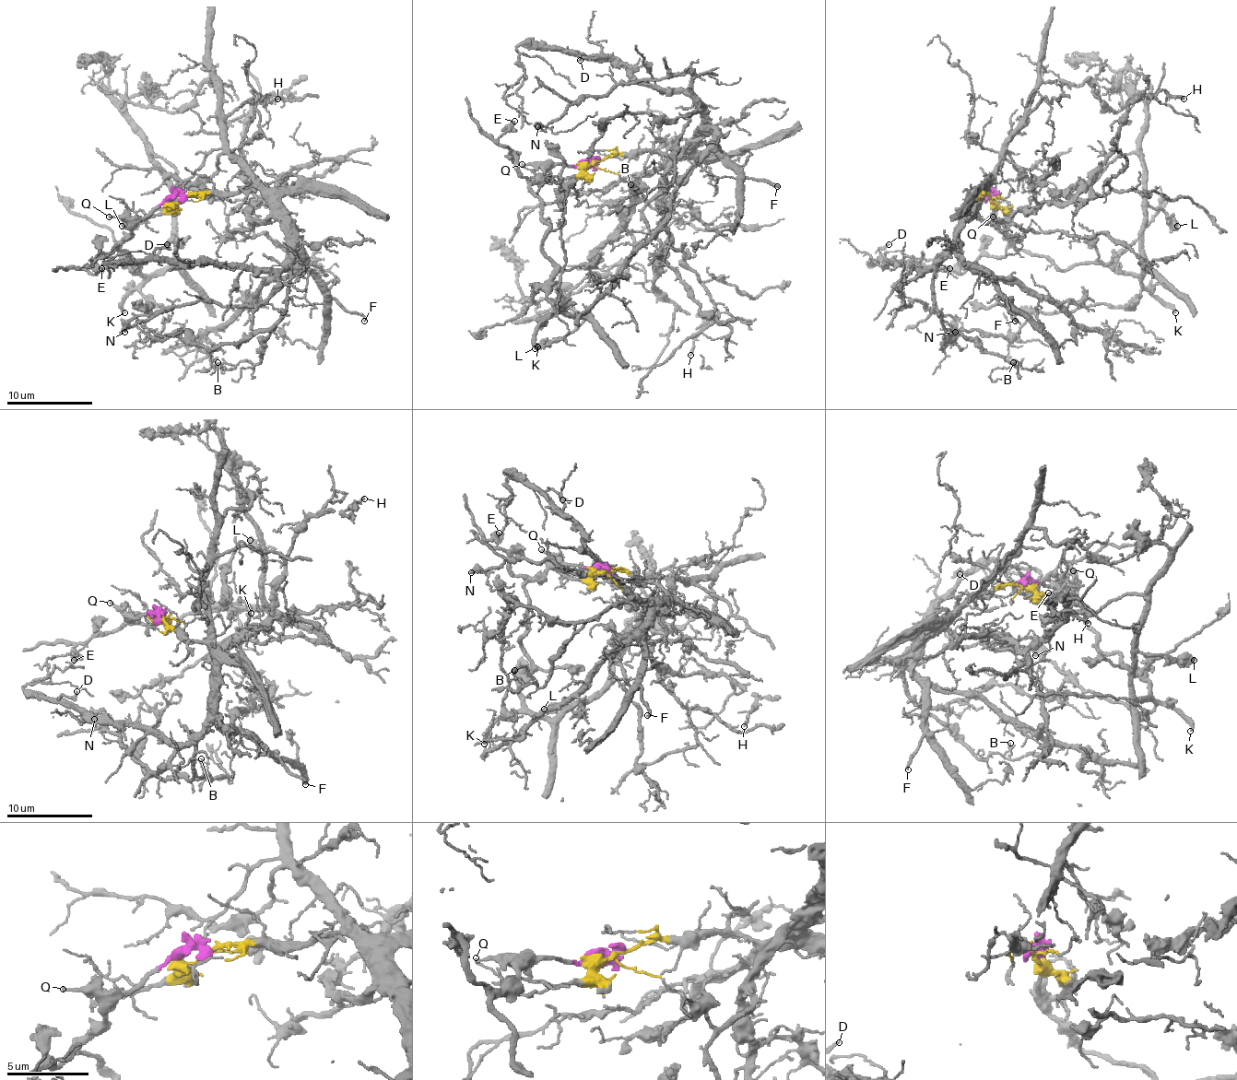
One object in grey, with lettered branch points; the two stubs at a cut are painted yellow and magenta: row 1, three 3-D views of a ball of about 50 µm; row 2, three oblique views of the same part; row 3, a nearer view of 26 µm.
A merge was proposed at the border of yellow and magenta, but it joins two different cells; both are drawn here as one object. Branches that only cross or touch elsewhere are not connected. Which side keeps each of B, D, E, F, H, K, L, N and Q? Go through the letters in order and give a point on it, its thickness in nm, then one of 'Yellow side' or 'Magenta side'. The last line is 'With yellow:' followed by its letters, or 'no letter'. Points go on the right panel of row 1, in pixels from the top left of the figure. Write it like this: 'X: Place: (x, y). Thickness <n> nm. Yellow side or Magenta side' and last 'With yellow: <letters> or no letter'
B: Place: (1013, 362). Thickness 90 nm. Yellow side
D: Place: (889, 244). Thickness 200 nm. Yellow side
E: Place: (949, 268). Thickness 460 nm. Magenta side
F: Place: (1015, 321). Thickness 220 nm. Yellow side
H: Place: (1183, 99). Thickness 220 nm. Yellow side
K: Place: (1175, 312). Thickness 300 nm. Magenta side
L: Place: (1177, 226). Thickness 600 nm. Magenta side
N: Place: (955, 332). Thickness 440 nm. Yellow side
Q: Place: (993, 217). Thickness 190 nm. Magenta side
With yellow: B, D, F, H, N

